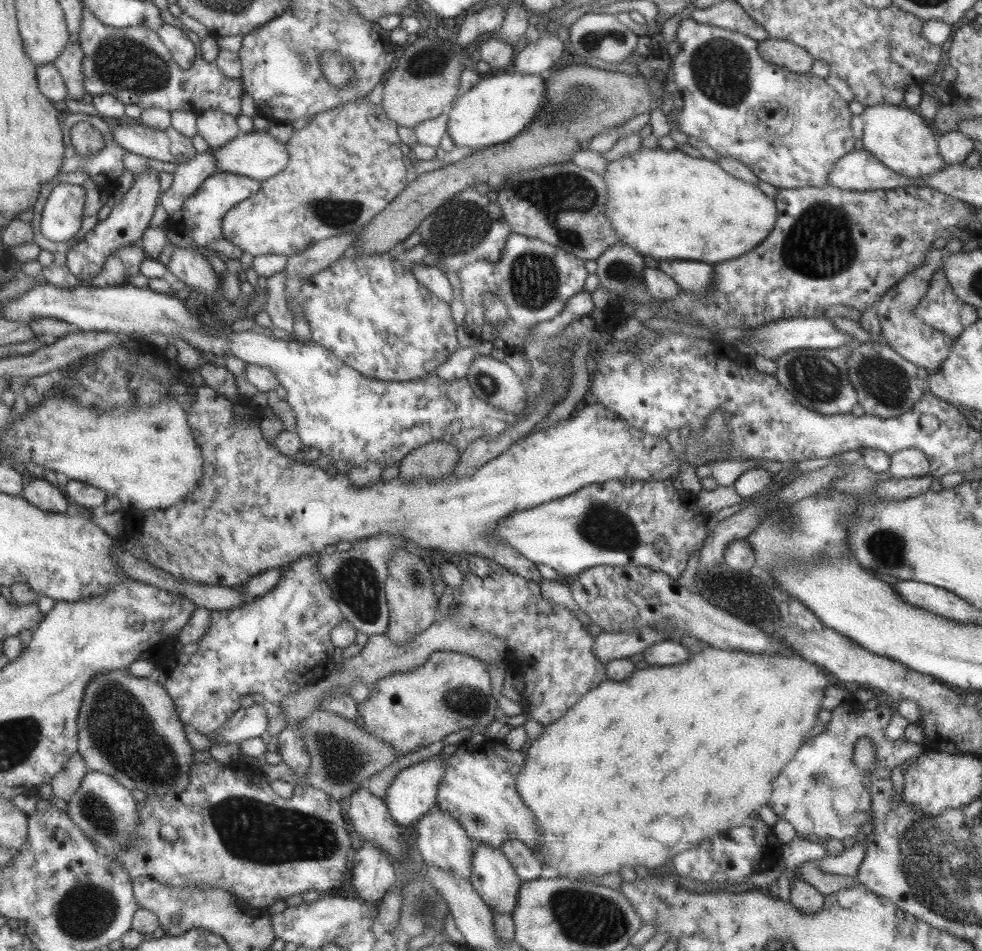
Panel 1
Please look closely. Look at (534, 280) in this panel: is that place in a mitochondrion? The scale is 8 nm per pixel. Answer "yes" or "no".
yes

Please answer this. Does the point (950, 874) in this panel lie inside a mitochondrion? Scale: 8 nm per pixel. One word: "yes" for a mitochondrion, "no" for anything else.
yes

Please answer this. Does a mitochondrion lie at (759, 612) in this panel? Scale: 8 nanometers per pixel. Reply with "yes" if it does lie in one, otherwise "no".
yes

